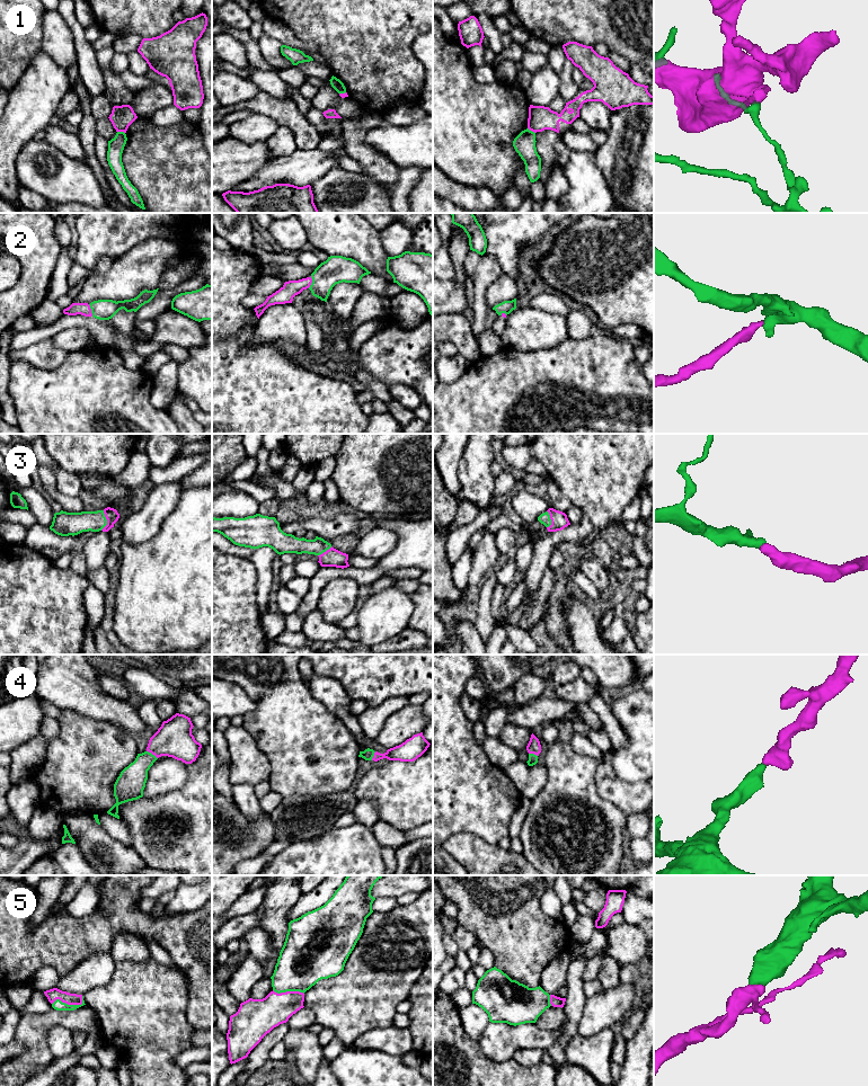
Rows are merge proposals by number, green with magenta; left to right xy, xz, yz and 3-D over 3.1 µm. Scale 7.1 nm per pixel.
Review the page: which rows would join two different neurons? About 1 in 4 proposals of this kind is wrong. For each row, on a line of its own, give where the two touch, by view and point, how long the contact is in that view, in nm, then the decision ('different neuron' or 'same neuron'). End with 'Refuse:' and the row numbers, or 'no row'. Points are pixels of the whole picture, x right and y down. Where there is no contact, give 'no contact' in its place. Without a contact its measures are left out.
1: contact xy (121, 132); length 60 nm; different neuron
2: contact xy (91, 310); length 90 nm; same neuron
3: contact xy (106, 521); length 150 nm; same neuron
4: contact xy (151, 754); length 100 nm; same neuron
5: contact xy (70, 1005); length 240 nm; same neuron
Refuse: 1

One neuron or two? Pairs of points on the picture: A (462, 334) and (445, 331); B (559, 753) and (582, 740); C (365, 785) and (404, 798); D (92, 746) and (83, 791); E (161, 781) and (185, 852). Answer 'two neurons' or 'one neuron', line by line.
A: one neuron
B: two neurons
C: one neuron
D: one neuron
E: two neurons

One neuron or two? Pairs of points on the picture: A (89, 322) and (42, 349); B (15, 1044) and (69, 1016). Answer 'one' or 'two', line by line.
A: two
B: two

